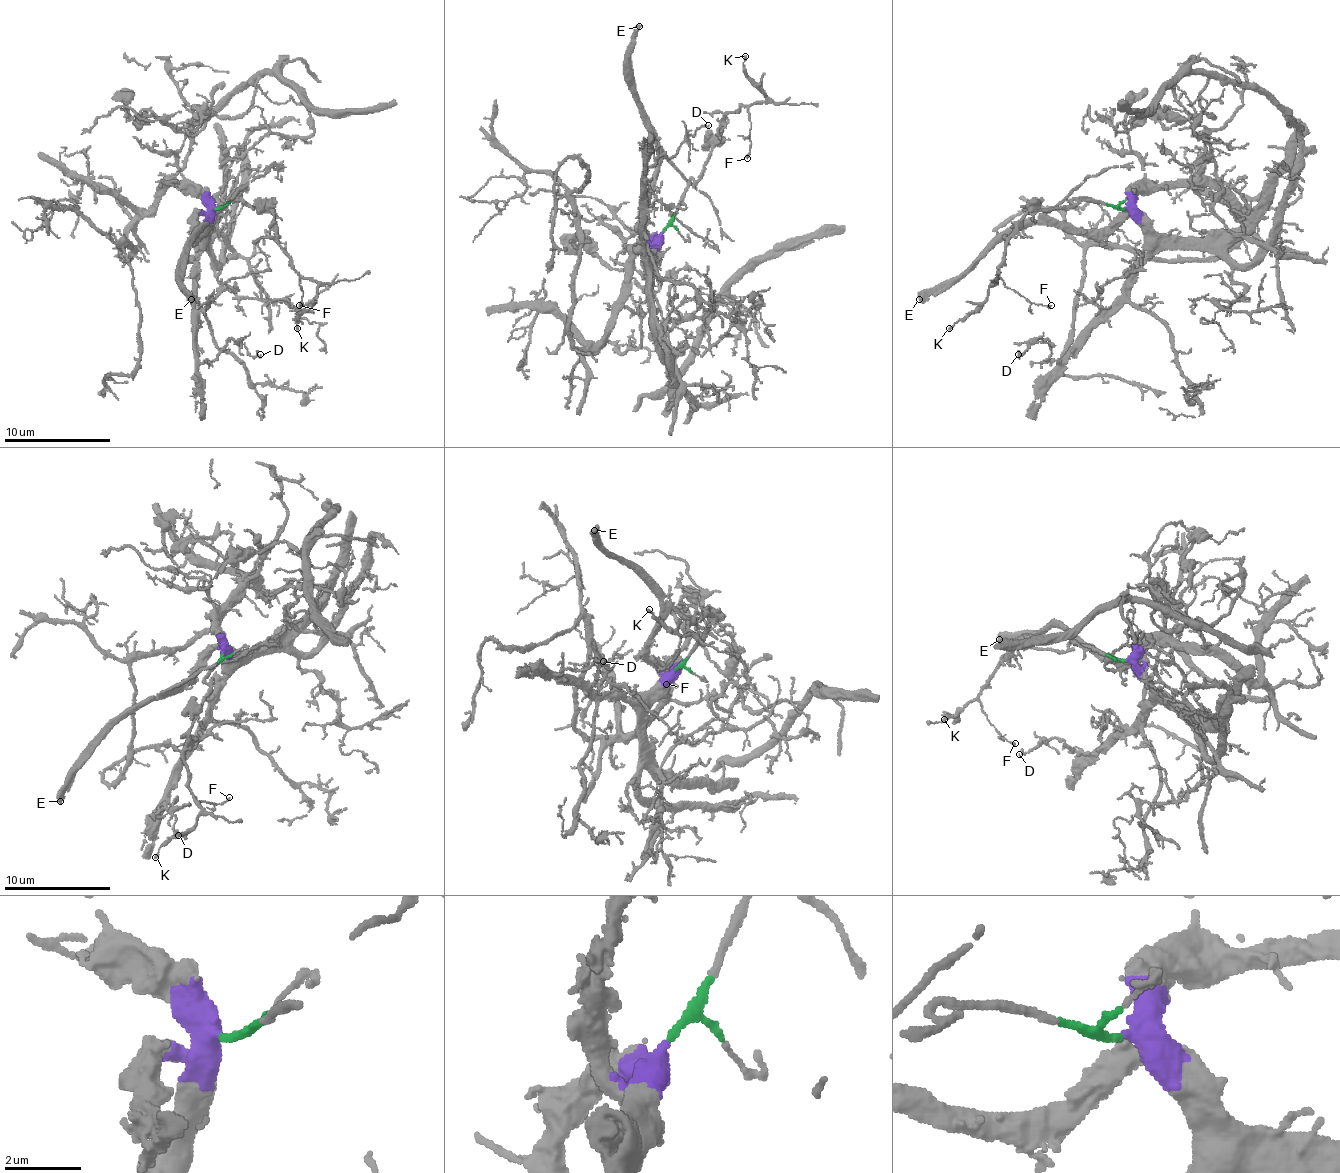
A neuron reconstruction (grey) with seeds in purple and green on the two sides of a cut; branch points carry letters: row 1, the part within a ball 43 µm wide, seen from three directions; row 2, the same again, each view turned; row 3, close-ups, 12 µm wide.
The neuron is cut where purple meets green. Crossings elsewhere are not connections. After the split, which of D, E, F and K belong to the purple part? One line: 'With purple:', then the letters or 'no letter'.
With purple: D, E

